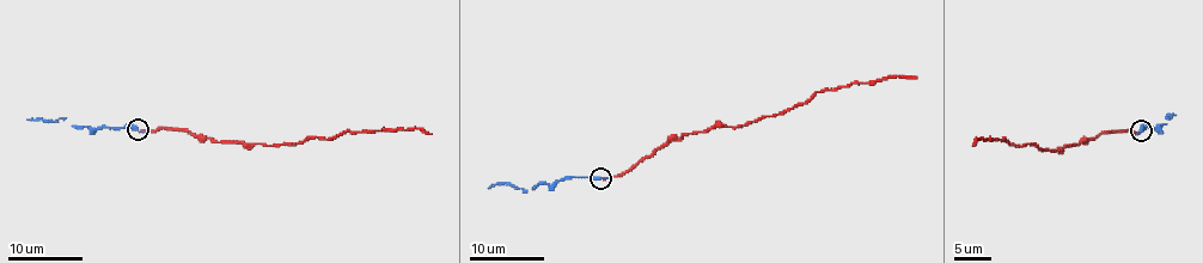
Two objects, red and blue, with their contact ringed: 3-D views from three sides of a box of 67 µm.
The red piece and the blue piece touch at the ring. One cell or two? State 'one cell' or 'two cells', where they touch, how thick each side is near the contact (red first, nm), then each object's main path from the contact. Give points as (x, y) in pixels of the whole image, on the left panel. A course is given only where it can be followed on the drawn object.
one cell | (138, 129) | 120/160 nm | red via (138, 129), (187, 129), (202, 138), (275, 146), (354, 132), (422, 128), (432, 134) | blue via (138, 129), (128, 126), (72, 126), (66, 118), (52, 122), (26, 120)

